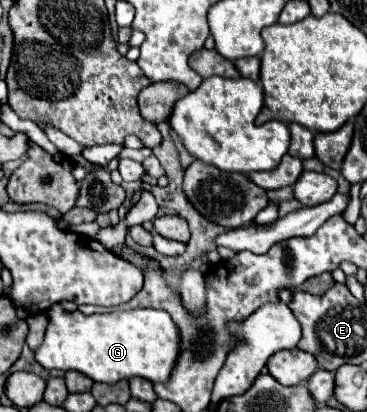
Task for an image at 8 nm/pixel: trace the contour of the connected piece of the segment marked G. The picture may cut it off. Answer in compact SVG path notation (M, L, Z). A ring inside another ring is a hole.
M56 304L46 314L46 336L36 350L36 360L46 370L78 370L94 382L106 384L134 376L150 382L166 382L176 364L180 334L166 310L138 308L86 316L80 310L66 312L60 304Z

